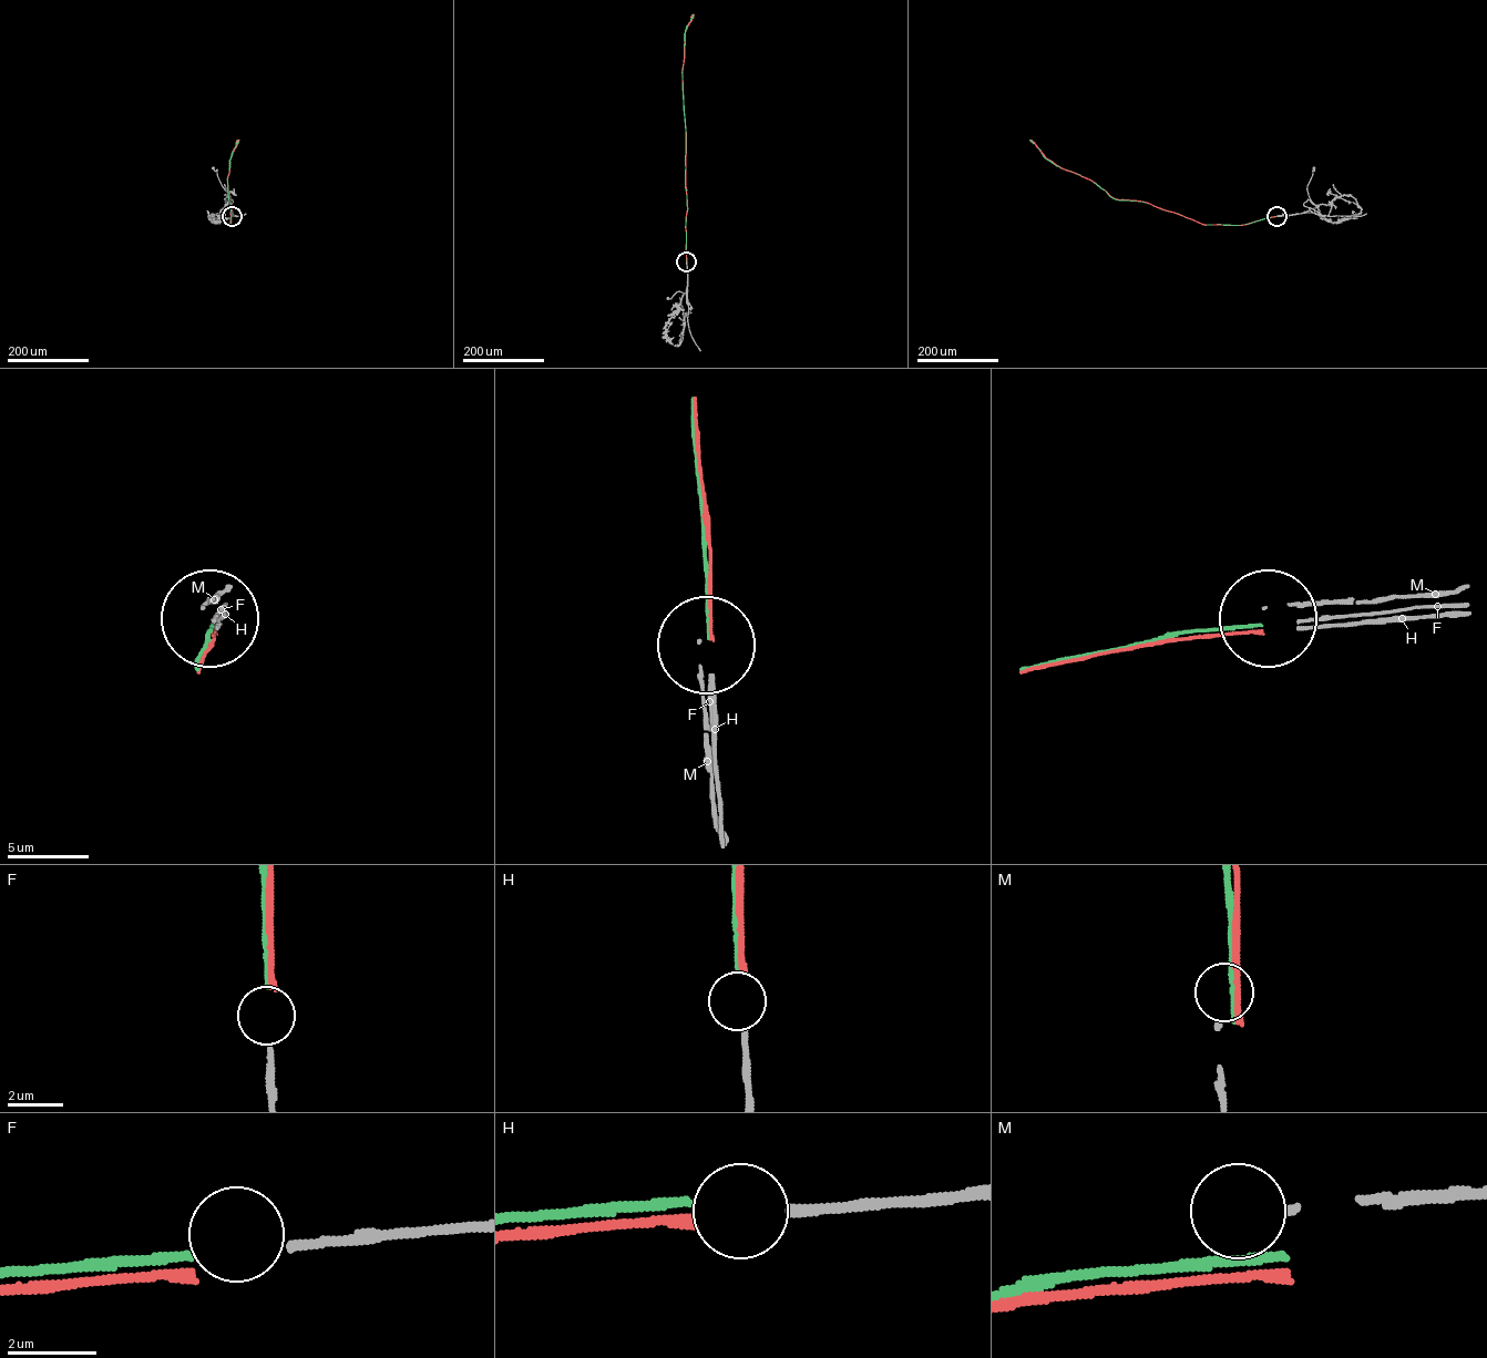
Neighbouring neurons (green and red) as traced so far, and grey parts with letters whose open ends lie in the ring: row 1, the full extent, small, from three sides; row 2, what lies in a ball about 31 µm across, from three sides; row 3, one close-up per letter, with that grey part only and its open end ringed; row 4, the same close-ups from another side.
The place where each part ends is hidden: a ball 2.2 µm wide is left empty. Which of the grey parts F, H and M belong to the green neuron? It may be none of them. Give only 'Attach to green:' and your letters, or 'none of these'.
Attach to green: F

